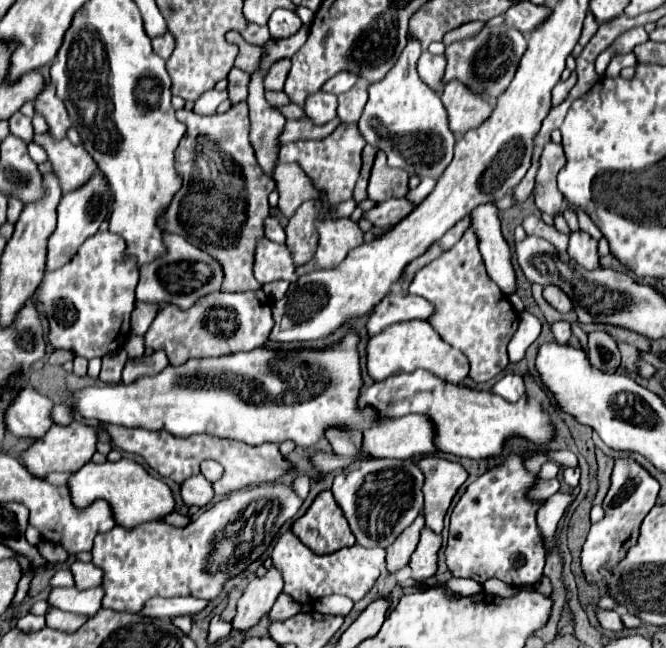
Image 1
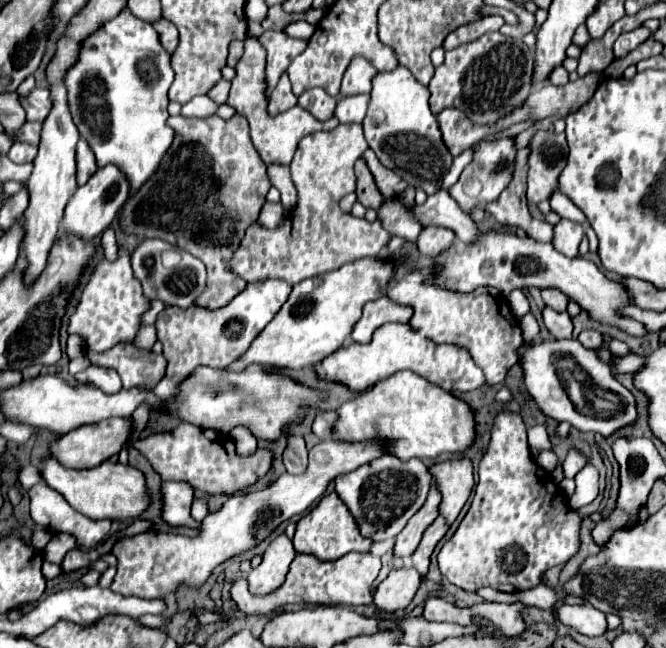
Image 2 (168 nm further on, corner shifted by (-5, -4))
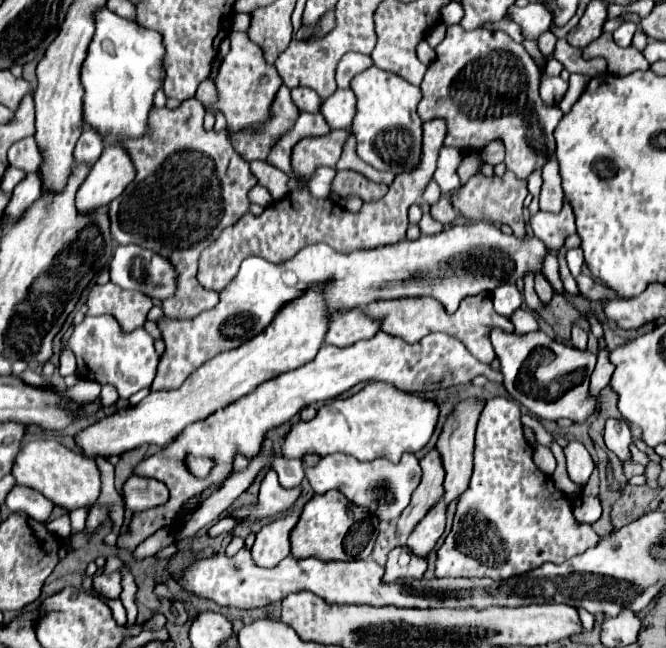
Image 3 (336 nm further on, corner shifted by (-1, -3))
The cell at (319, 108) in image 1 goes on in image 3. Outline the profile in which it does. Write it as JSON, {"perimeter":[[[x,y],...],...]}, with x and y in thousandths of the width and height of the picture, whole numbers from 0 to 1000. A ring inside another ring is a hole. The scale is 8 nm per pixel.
{"perimeter":[[[444,134],[438,137],[438,156],[450,171],[462,171],[462,174],[477,174],[483,153],[477,150],[477,144],[465,134]]]}

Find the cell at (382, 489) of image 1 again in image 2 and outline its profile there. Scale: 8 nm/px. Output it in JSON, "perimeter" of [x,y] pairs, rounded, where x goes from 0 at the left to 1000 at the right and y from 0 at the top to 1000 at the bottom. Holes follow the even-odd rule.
{"perimeter":[[[580,701],[517,735],[505,735],[502,753],[535,799],[544,827],[559,833],[580,833],[595,830],[613,802],[628,790],[640,772],[646,744],[649,731],[628,707],[601,713],[598,707]]]}

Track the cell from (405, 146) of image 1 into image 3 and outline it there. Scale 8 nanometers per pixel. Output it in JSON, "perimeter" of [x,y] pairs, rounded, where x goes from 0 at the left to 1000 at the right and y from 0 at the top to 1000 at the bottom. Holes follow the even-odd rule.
{"perimeter":[[[559,100],[529,122],[529,140],[538,153],[538,174],[529,190],[538,239],[568,264],[586,264],[592,270],[622,264],[634,245],[634,184],[628,177],[628,159],[634,153],[631,134]]]}

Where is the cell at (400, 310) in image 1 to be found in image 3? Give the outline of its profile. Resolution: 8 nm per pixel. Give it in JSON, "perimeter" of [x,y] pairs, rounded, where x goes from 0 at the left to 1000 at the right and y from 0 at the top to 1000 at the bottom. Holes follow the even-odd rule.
{"perimeter":[[[535,474],[529,480],[511,483],[498,498],[495,511],[489,517],[492,532],[505,535],[523,535],[535,526],[556,523],[571,511],[571,492],[559,492],[547,483],[544,474]]]}

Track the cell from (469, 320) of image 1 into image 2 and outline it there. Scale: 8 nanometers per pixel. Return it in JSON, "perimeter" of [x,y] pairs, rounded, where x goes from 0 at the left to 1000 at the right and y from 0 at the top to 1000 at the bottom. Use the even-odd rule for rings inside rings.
{"perimeter":[[[643,414],[613,420],[592,441],[583,444],[583,460],[595,469],[616,472],[622,478],[619,494],[613,497],[619,509],[655,531],[691,531],[706,540],[712,559],[724,568],[730,593],[754,593],[760,574],[778,559],[775,540],[787,528],[778,494],[766,481],[763,463],[754,454],[736,454],[733,444],[718,444],[706,454],[676,451],[652,438],[637,438],[646,426]]]}

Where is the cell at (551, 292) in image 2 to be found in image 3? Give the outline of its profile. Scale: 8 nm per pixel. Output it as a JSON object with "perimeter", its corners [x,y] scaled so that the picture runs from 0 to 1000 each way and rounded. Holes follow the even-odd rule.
{"perimeter":[[[814,421],[805,424],[805,452],[814,461],[814,468],[826,468],[829,458],[832,458],[832,446],[829,446],[829,440],[820,434],[820,427]]]}

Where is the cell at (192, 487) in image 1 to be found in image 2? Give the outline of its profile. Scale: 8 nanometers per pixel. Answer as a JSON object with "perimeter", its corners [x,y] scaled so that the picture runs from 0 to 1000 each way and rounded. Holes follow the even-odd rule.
{"perimeter":[[[243,744],[243,802],[258,812],[285,812],[285,781],[291,769],[288,750],[279,744]]]}

